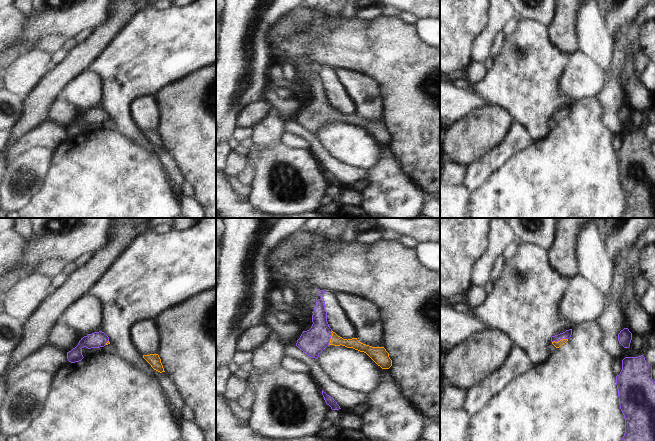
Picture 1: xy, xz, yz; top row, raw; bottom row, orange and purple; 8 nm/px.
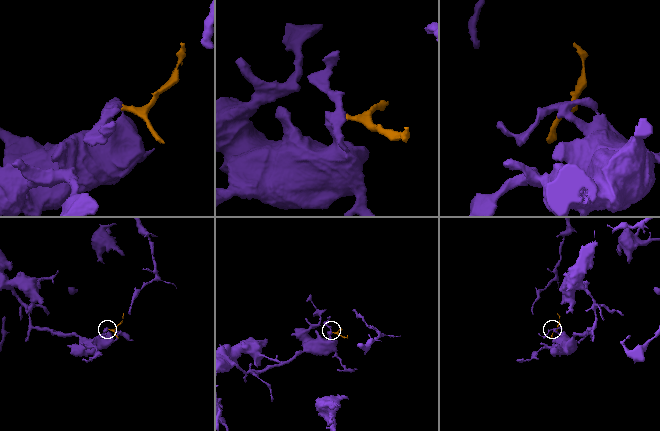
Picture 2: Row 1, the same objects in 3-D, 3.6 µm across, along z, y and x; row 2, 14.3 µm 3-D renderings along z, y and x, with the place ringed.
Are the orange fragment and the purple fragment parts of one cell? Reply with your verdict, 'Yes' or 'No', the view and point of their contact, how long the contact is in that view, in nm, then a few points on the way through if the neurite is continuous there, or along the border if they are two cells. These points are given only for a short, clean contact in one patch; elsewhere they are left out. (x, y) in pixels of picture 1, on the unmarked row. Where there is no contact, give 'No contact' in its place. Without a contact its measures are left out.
Yes. Touches orange at yz (560, 116). Shared border 130 nm. Path across: yz (558, 120), (560, 116), (567, 110).

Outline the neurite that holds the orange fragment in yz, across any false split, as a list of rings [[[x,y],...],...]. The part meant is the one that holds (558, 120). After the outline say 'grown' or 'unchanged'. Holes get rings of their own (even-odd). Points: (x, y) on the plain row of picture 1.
[[[572,105],[566,106],[563,109],[552,112],[551,118],[556,124],[559,124],[568,117],[571,111],[572,111]]]; grown

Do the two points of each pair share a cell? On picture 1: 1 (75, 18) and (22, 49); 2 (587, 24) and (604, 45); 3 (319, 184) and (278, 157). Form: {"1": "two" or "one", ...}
{"1": "one", "2": "one", "3": "one"}

